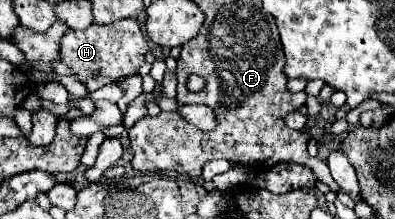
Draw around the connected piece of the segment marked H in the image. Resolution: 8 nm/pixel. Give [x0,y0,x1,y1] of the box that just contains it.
[61,18,147,80]

